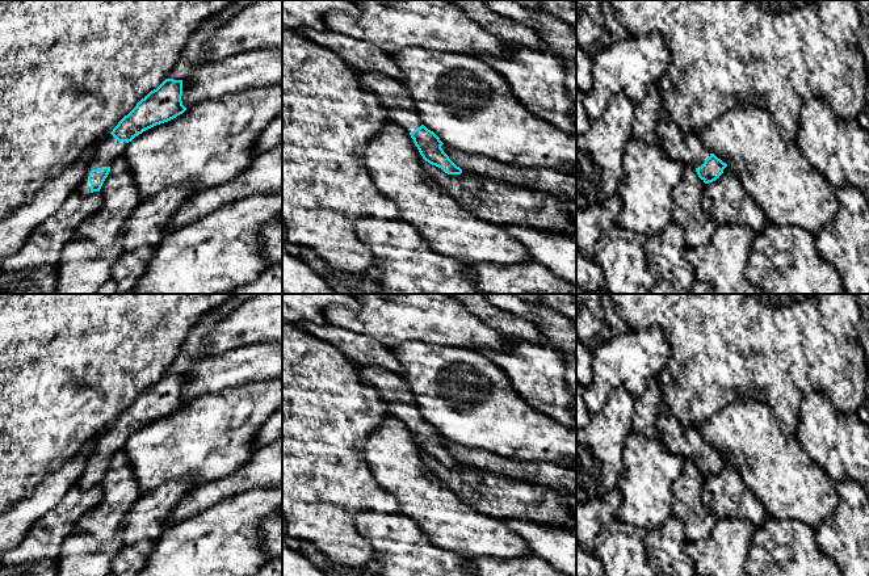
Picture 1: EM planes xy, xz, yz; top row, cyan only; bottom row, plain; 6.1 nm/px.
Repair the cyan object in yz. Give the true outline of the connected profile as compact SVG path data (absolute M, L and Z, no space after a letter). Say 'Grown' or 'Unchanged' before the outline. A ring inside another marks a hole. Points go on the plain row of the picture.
Grown. M664 405L659 412L658 430L658 438L666 443L668 450L694 461L705 478L715 475L727 461L704 440L700 429L680 425L669 416Z

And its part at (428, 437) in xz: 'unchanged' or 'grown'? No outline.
grown

